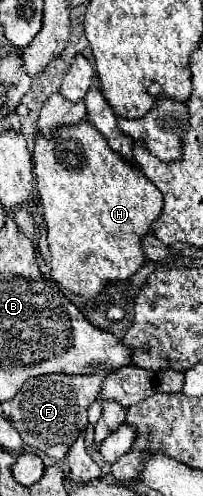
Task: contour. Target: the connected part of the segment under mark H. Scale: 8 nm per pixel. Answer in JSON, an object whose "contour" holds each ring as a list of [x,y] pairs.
{"contour":[[[81,122],[77,126],[61,128],[51,140],[37,136],[33,148],[33,164],[39,202],[43,206],[43,218],[47,224],[47,242],[51,244],[53,254],[51,278],[61,288],[91,298],[101,294],[107,284],[125,282],[145,266],[141,238],[151,234],[153,222],[163,210],[163,196],[153,182],[143,178],[139,168],[125,162],[107,146],[107,140],[95,126]]]}

